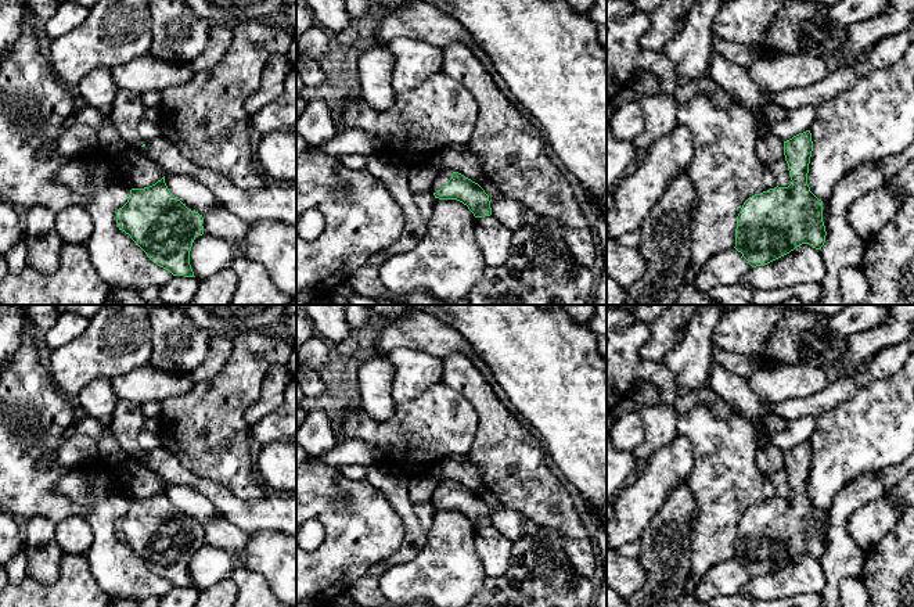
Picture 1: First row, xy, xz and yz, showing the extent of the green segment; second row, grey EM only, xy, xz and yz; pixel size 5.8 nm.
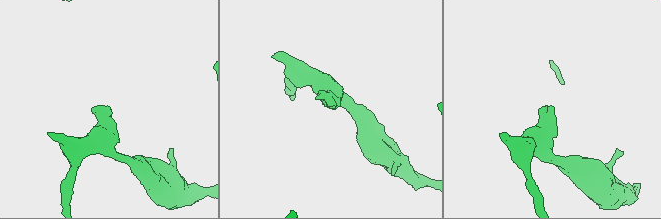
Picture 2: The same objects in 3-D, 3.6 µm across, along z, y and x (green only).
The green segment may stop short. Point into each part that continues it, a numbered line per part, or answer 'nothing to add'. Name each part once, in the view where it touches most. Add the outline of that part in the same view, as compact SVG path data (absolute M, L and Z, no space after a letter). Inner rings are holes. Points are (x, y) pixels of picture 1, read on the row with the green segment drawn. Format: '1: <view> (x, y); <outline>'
1: xz (442, 175); M436 165L436 177L433 180L433 193L439 191L450 179L454 170L443 169Z

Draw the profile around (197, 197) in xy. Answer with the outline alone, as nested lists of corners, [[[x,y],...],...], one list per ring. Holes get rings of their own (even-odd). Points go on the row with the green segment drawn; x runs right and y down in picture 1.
[[[166,173],[165,183],[177,200],[202,218],[223,206],[215,194],[191,175]]]

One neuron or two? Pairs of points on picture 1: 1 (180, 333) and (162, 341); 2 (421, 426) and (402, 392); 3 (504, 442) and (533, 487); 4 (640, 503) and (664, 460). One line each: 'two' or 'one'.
1: one
2: two
3: one
4: one

